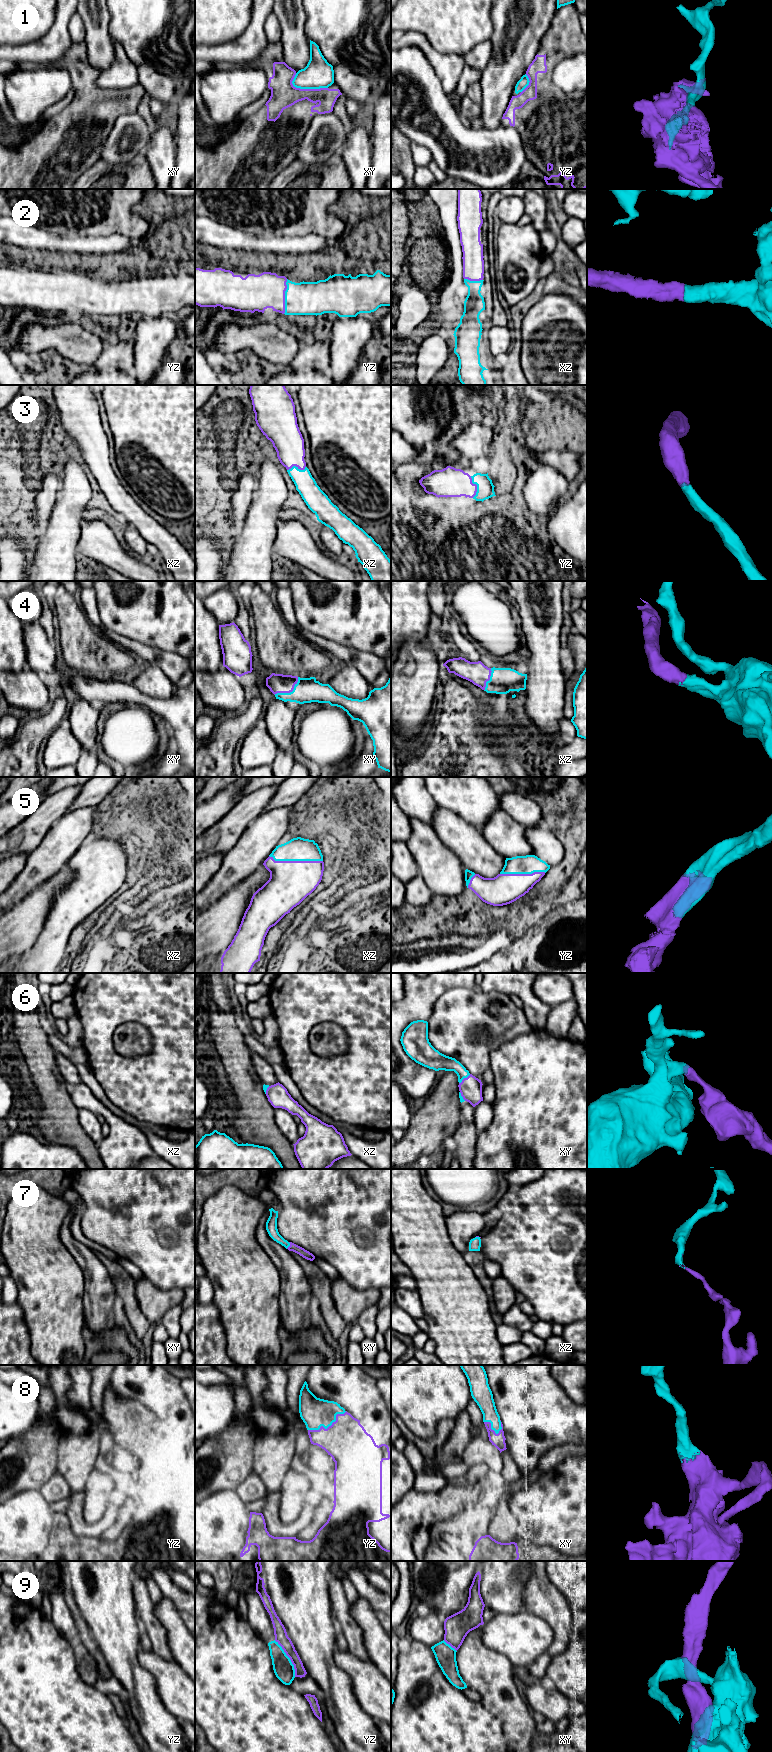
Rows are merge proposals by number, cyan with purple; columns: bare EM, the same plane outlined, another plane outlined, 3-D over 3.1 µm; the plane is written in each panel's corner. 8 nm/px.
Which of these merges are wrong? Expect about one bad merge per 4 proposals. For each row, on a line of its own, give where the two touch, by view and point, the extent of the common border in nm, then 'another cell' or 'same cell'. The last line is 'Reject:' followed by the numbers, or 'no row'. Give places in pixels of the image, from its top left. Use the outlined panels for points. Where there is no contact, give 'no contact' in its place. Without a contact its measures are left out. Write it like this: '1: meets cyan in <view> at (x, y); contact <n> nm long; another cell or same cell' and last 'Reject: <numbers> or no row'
1: meets cyan in xy at (308, 88); contact 300 nm long; another cell
2: meets cyan in yz at (285, 296); contact 280 nm long; same cell
3: meets cyan in yz at (477, 486); contact 180 nm long; same cell
4: meets cyan in xy at (290, 692); contact 240 nm long; same cell
5: meets cyan in xz at (296, 860); contact 440 nm long; same cell
6: meets cyan in xy at (464, 1077); contact 120 nm long; same cell
7: meets cyan in xy at (289, 1245); contact 60 nm long; same cell
8: meets cyan in yz at (329, 1425); contact 340 nm long; same cell
9: meets cyan in yz at (289, 1658); contact 340 nm long; another cell
Reject: 1, 9

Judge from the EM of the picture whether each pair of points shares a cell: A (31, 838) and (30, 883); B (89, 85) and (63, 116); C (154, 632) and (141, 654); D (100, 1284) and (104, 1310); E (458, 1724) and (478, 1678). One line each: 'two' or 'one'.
A: two
B: one
C: two
D: one
E: two

